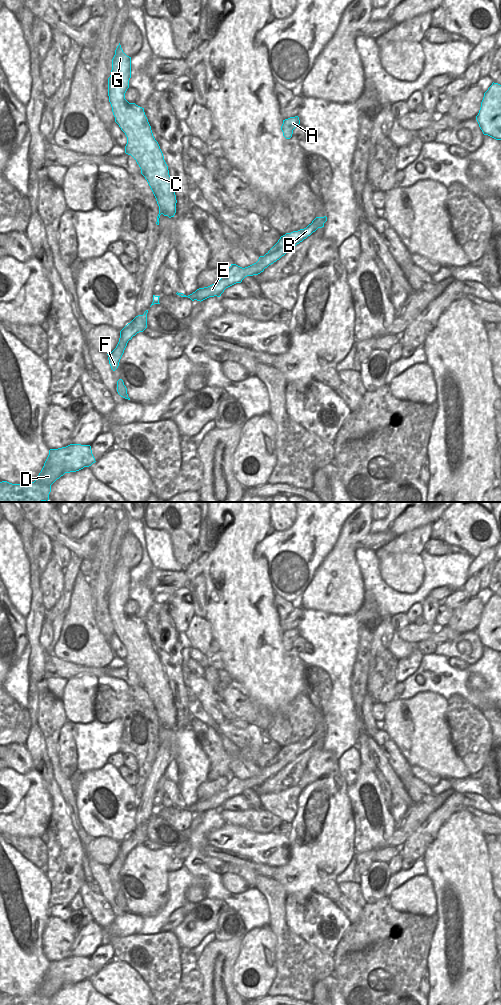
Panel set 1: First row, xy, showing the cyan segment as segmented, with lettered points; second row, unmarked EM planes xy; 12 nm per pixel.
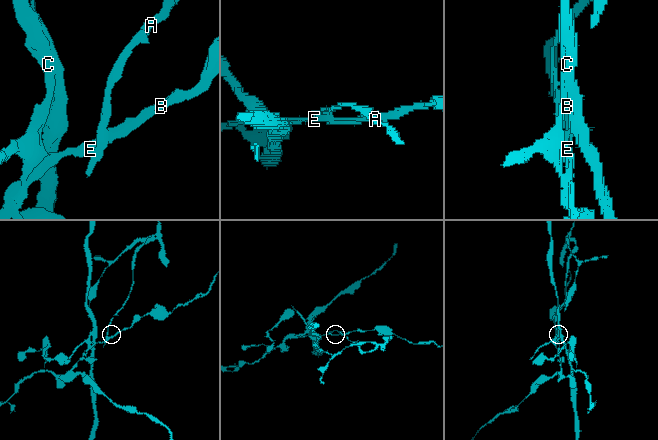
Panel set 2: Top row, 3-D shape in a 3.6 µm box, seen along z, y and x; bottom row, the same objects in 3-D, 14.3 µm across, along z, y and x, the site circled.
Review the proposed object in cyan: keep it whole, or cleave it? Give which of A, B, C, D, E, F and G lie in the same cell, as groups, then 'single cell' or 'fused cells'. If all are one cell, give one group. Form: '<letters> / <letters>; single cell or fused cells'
A B D E F / C G; fused cells

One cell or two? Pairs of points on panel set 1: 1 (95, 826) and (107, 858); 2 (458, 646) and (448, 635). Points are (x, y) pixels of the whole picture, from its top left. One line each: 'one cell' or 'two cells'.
1: two cells
2: two cells

